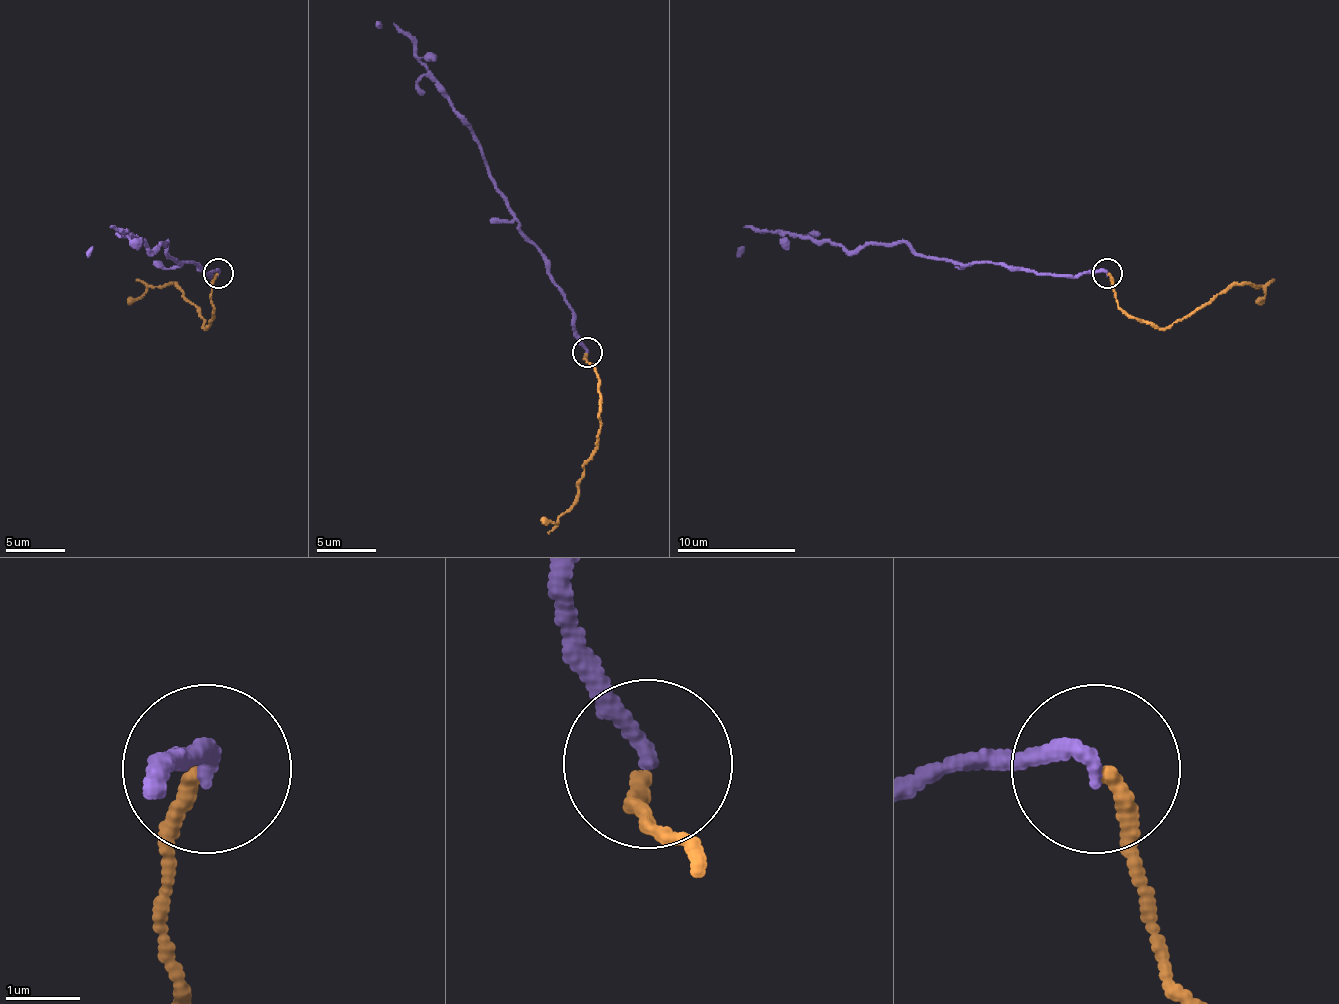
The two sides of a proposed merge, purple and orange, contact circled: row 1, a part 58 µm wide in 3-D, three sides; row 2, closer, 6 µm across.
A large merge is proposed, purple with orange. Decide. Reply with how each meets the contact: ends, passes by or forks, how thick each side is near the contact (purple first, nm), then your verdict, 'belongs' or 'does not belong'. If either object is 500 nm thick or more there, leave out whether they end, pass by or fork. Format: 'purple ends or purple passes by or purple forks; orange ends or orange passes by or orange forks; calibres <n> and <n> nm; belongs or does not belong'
purple ends; orange ends; calibres 200 and 200 nm; belongs

